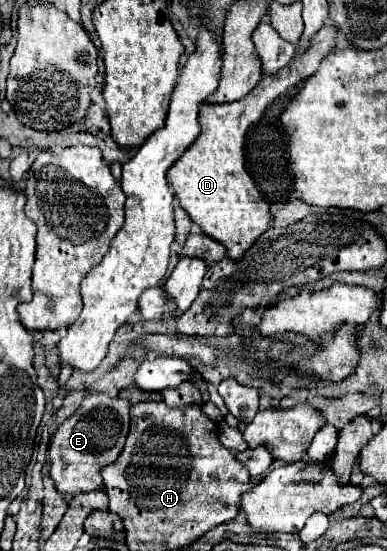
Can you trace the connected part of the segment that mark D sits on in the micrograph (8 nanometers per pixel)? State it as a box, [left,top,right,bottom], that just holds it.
[168,25,336,261]

